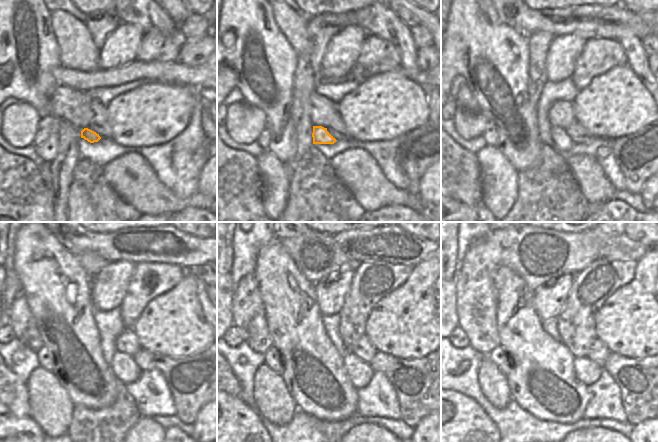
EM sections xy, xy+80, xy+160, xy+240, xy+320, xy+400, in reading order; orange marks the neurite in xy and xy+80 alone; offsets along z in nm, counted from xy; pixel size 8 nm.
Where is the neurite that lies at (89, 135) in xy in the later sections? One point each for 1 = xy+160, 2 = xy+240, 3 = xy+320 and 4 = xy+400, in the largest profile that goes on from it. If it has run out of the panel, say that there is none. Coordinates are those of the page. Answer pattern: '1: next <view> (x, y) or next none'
1: next xy+160 (562, 142)
2: next xy+240 (121, 363)
3: next xy+320 (362, 370)
4: next xy+400 (586, 369)

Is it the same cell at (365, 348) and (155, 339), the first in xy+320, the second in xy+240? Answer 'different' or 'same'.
different

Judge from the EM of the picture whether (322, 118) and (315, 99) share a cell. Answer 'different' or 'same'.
same

